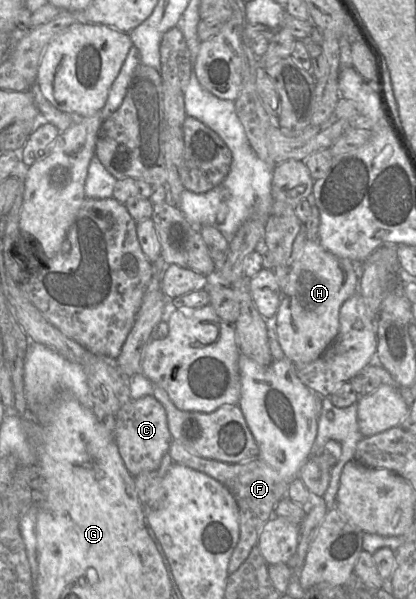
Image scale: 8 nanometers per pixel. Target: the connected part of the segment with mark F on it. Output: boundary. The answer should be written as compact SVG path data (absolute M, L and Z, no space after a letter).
M174 439L171 440L168 453L175 463L203 472L222 483L235 498L239 511L239 540L228 564L229 575L234 573L246 560L252 548L257 545L266 522L272 516L276 516L274 508L282 498L287 497L288 485L292 480L285 480L260 458L240 463L221 462L194 454Z

